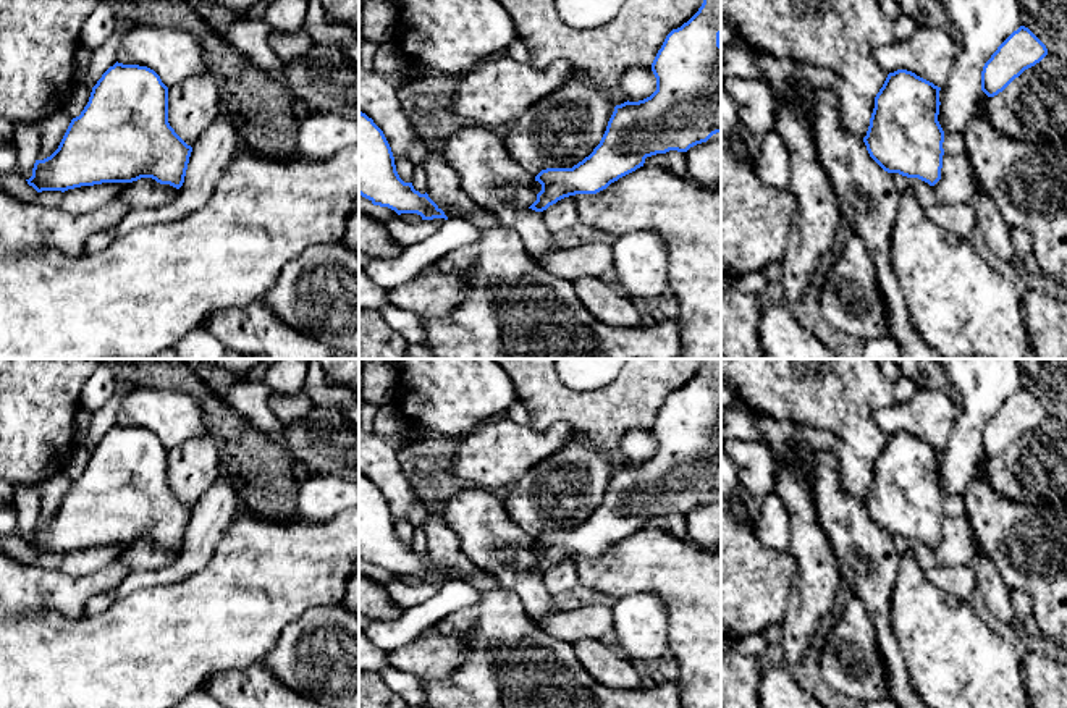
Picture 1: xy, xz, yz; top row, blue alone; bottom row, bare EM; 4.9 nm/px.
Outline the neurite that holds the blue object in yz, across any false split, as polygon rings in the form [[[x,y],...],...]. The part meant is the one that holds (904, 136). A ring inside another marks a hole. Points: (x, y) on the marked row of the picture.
[[[907,70],[889,73],[875,97],[863,142],[870,157],[888,173],[918,178],[930,186],[941,179],[944,131],[938,121],[941,87]]]

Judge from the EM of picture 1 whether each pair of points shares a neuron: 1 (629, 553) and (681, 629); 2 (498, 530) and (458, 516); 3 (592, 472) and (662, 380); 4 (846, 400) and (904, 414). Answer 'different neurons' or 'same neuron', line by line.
1: same neuron
2: same neuron
3: different neurons
4: different neurons

